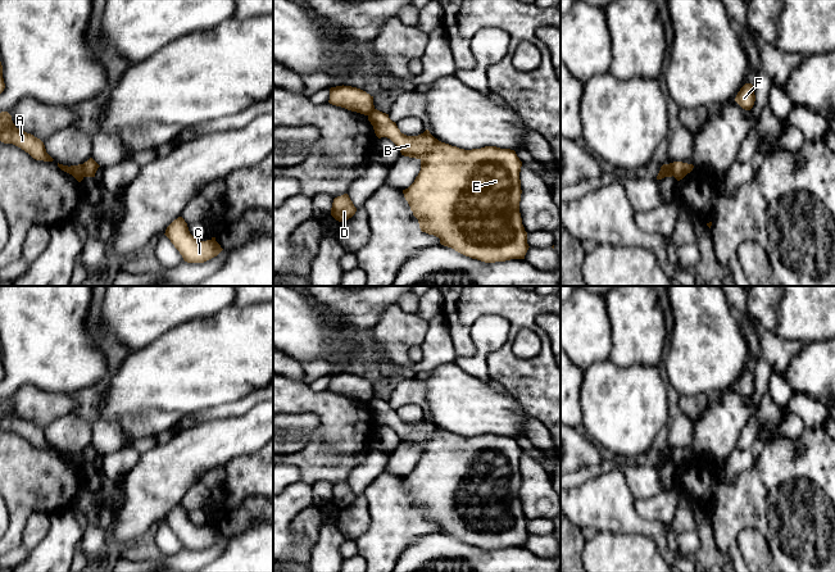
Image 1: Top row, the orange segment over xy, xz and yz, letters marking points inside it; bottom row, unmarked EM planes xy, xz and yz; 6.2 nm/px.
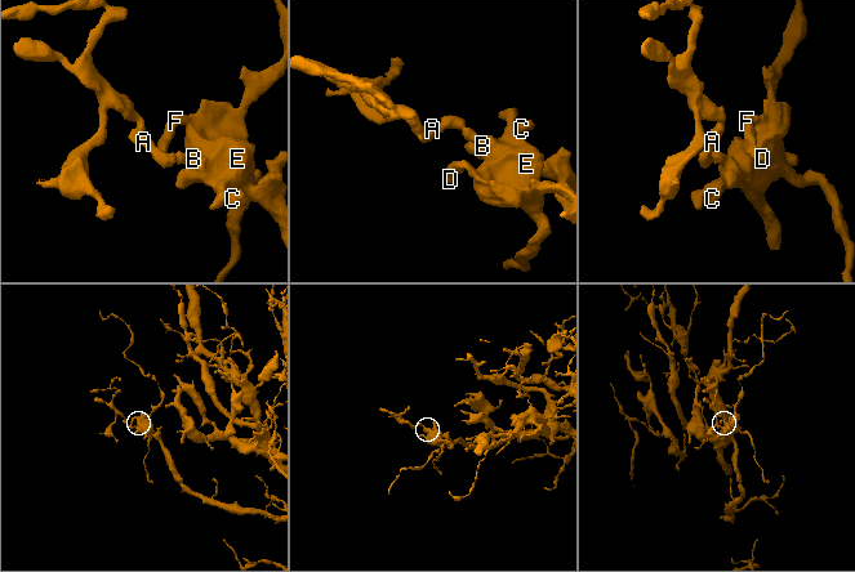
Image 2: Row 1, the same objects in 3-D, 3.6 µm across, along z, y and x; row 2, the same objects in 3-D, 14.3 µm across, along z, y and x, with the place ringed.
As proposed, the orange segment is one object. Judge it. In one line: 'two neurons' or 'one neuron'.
two neurons

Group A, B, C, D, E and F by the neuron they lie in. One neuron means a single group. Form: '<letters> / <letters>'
A / B C D E F

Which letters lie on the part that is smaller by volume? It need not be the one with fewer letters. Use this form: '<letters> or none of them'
A

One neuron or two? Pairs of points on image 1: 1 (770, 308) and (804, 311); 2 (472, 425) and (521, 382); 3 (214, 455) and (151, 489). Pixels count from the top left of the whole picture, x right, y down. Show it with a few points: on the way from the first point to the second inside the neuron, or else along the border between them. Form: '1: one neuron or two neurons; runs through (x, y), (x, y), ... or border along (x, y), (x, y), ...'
1: one neuron; runs through (779, 308), (795, 308)
2: two neurons; border along (506, 389), (516, 396), (527, 416)
3: one neuron; runs through (199, 455), (189, 455), (167, 473)

